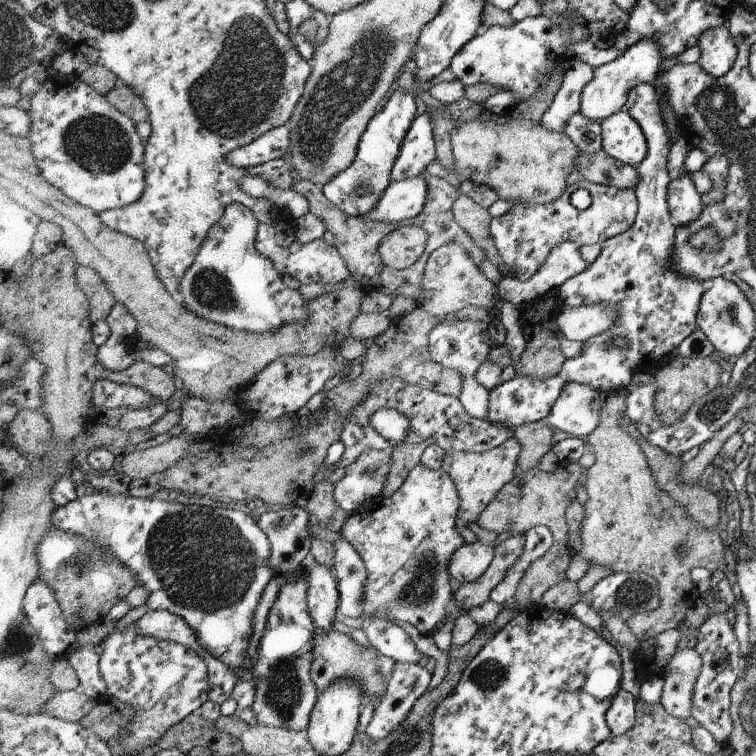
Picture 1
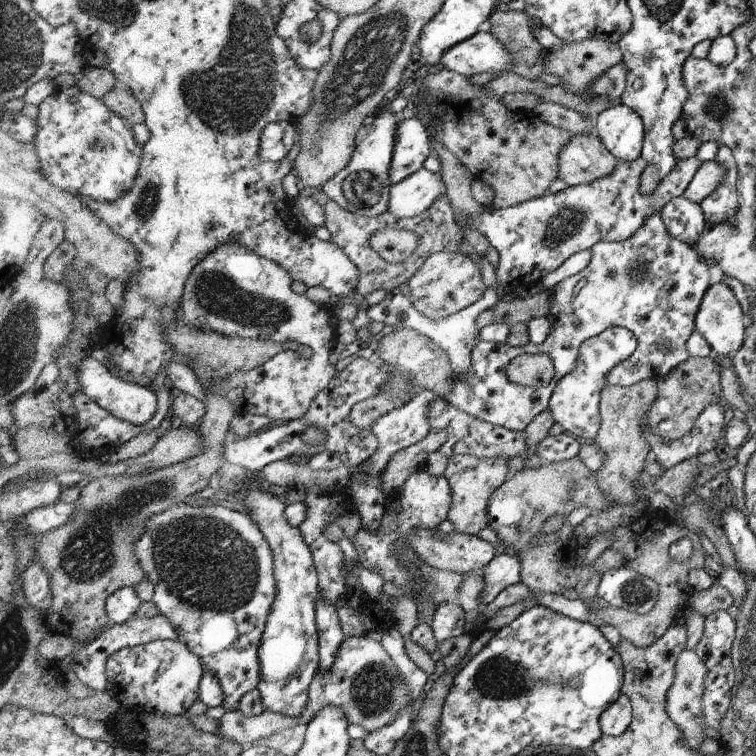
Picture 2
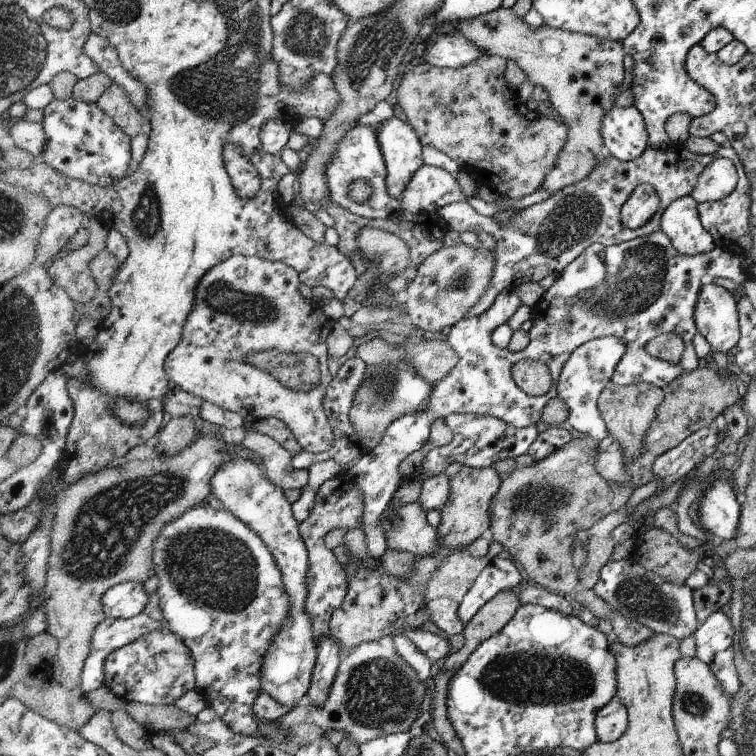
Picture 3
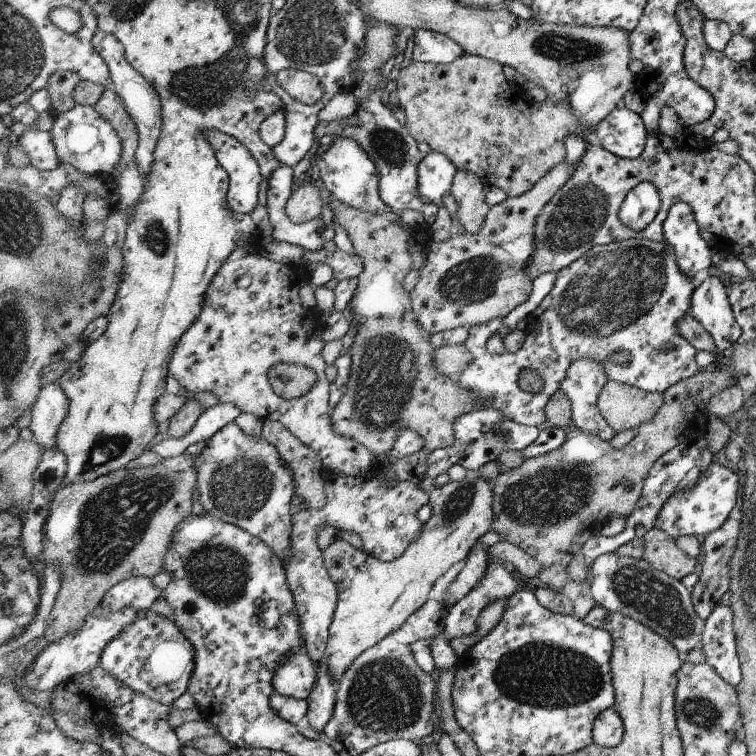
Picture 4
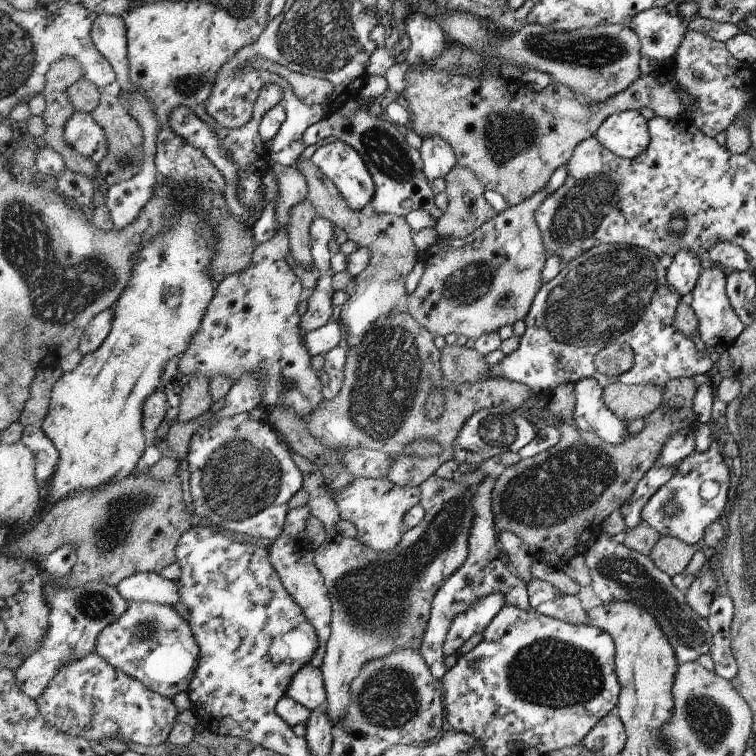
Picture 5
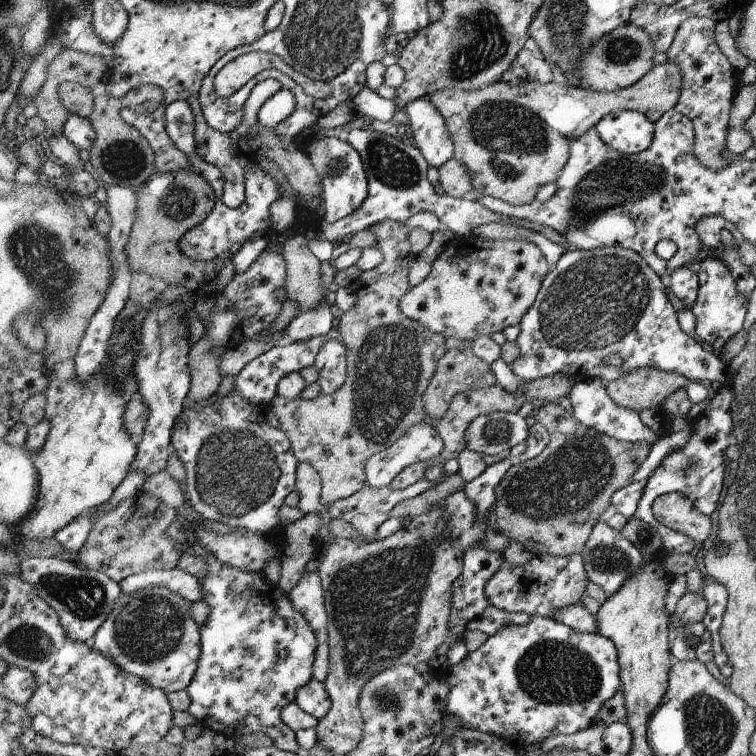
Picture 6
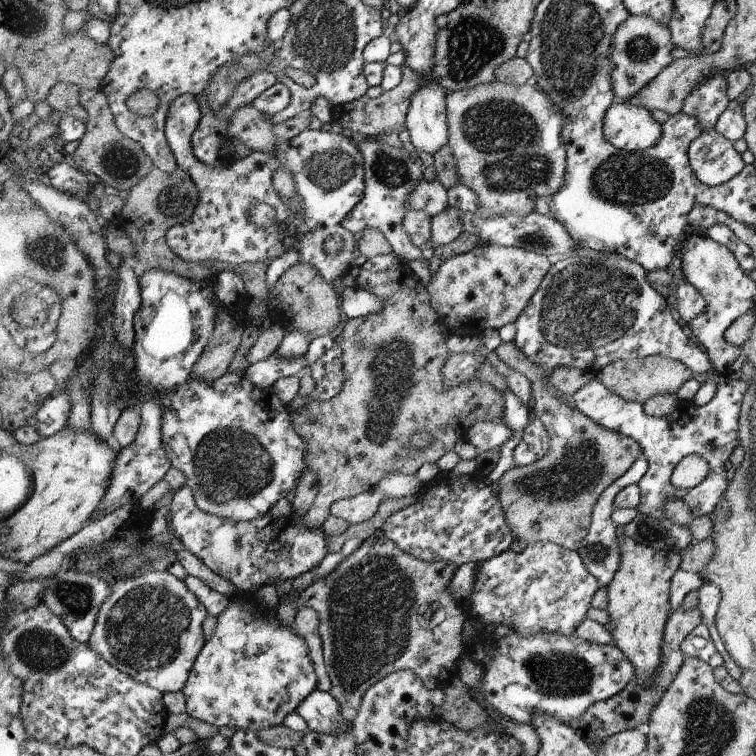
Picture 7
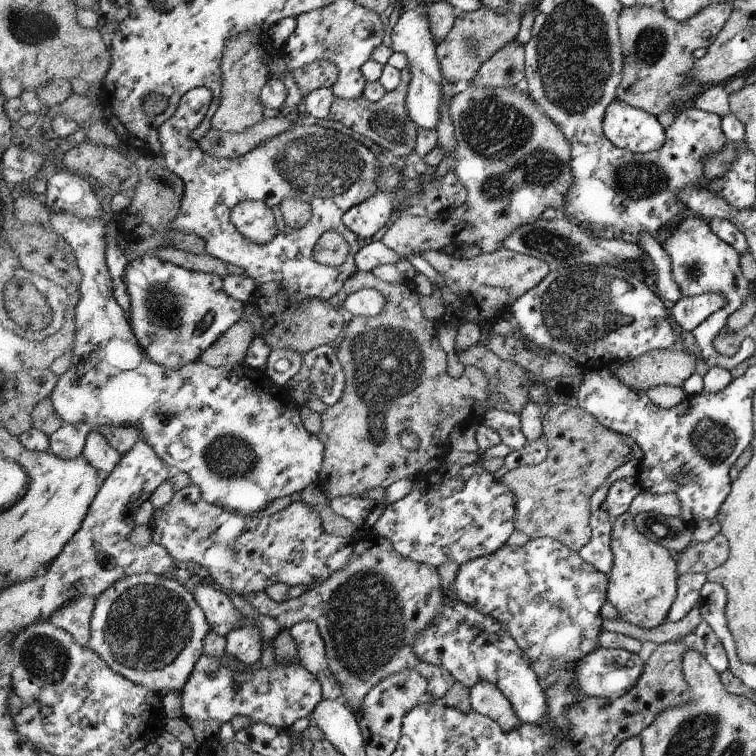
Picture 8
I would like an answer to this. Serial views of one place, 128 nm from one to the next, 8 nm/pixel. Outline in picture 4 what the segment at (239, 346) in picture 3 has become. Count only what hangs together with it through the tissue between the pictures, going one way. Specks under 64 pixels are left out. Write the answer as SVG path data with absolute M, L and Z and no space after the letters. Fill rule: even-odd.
M262 252L257 254L248 254L244 257L241 255L237 255L235 258L232 258L228 263L223 266L223 269L219 272L217 277L212 281L212 286L208 289L207 300L205 301L203 316L200 317L200 320L192 326L192 328L187 332L186 336L183 338L183 341L180 342L179 348L176 349L175 357L171 362L171 374L180 382L182 386L186 388L188 392L192 393L201 393L204 391L214 391L216 394L221 396L222 403L234 403L236 406L239 406L244 413L252 413L261 419L270 419L271 421L281 422L302 444L305 444L308 448L310 448L310 452L318 455L321 458L322 464L336 472L336 474L342 475L350 475L350 476L369 476L372 474L373 469L375 469L375 464L377 462L377 458L374 454L367 449L366 446L356 442L352 439L347 439L342 435L337 435L332 430L332 425L330 424L330 411L332 406L329 404L329 382L328 378L326 378L326 374L324 373L324 369L326 368L327 363L323 359L323 342L321 341L321 332L324 328L324 325L321 324L318 326L316 322L302 322L304 318L306 318L306 310L302 308L302 304L300 304L300 297L298 296L298 291L300 290L300 286L298 286L298 282L296 282L296 278L292 278L292 268L286 268L286 265L282 263L274 262L270 260L268 257L264 256ZM278 362L284 362L288 364L302 364L304 366L308 366L308 368L312 368L314 372L317 374L316 382L312 388L301 397L285 400L277 396L270 387L270 383L268 383L268 371L274 364L278 364Z

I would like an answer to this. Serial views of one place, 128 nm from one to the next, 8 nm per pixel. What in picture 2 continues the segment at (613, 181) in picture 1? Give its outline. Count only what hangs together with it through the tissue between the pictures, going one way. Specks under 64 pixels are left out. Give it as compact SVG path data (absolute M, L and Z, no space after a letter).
M574 133L559 154L559 179L566 186L588 184L608 176L619 160L595 133Z

